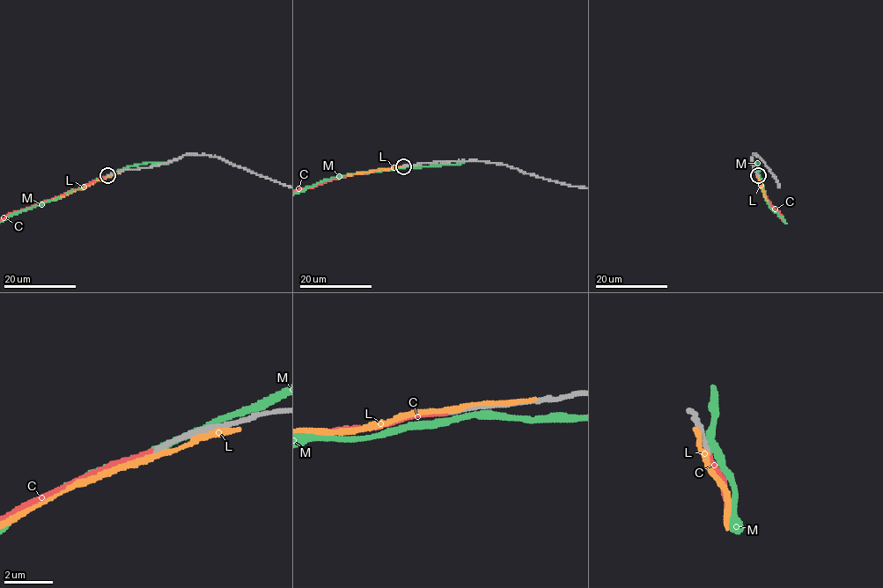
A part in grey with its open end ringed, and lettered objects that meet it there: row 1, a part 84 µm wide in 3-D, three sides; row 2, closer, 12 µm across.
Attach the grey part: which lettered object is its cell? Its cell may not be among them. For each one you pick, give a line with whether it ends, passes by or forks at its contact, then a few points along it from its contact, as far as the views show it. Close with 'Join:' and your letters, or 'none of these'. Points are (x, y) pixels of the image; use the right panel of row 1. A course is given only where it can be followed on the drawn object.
C: it ends
Join: C

